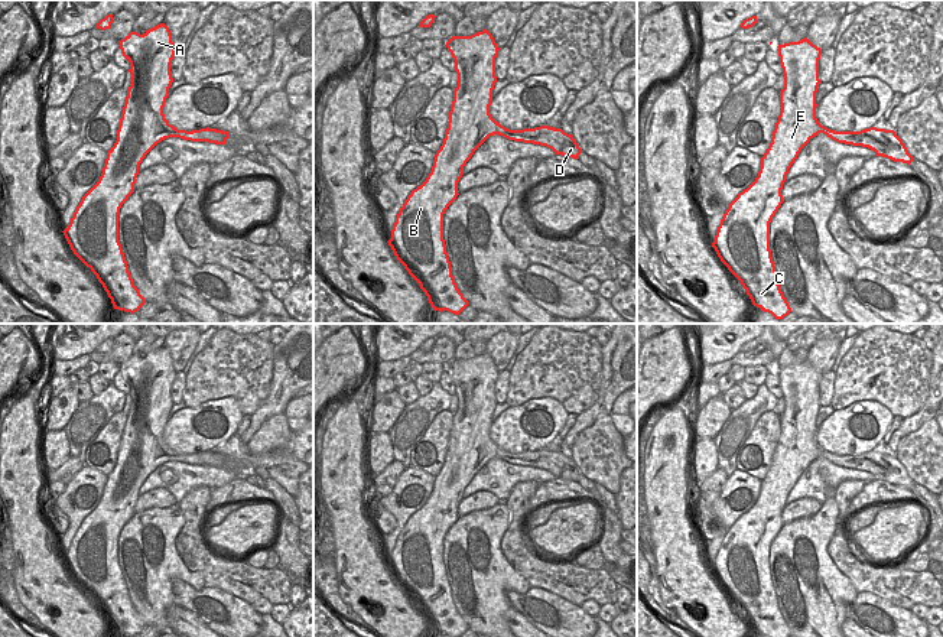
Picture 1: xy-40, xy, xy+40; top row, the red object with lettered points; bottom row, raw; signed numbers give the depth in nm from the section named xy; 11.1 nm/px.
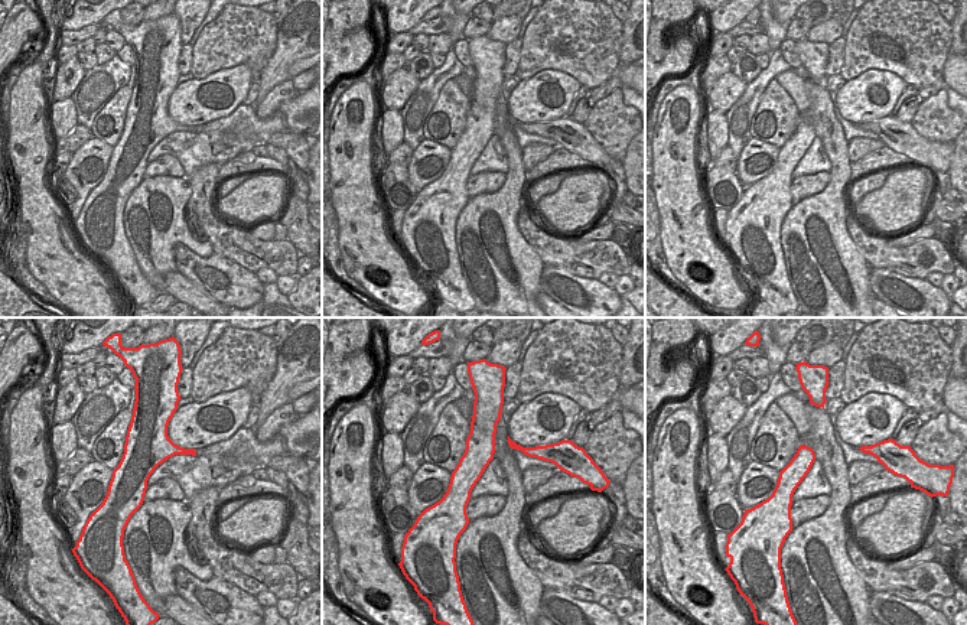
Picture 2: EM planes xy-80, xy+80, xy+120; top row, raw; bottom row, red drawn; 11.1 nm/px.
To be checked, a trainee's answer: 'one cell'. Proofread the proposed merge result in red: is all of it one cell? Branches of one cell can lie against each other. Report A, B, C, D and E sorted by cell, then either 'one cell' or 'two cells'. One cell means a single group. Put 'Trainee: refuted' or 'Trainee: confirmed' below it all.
groups A B C D E; one cell
Trainee: confirmed

